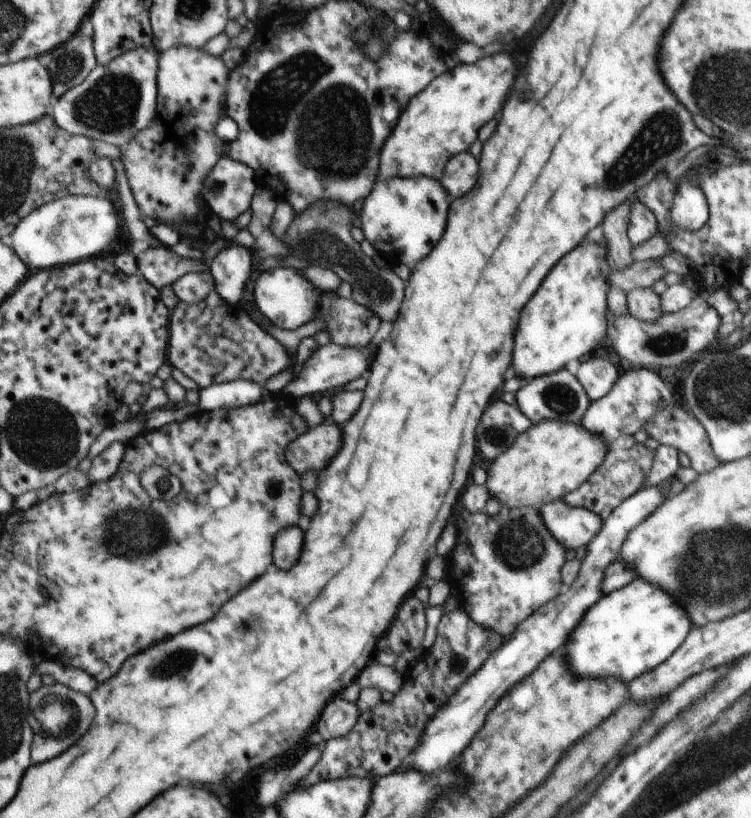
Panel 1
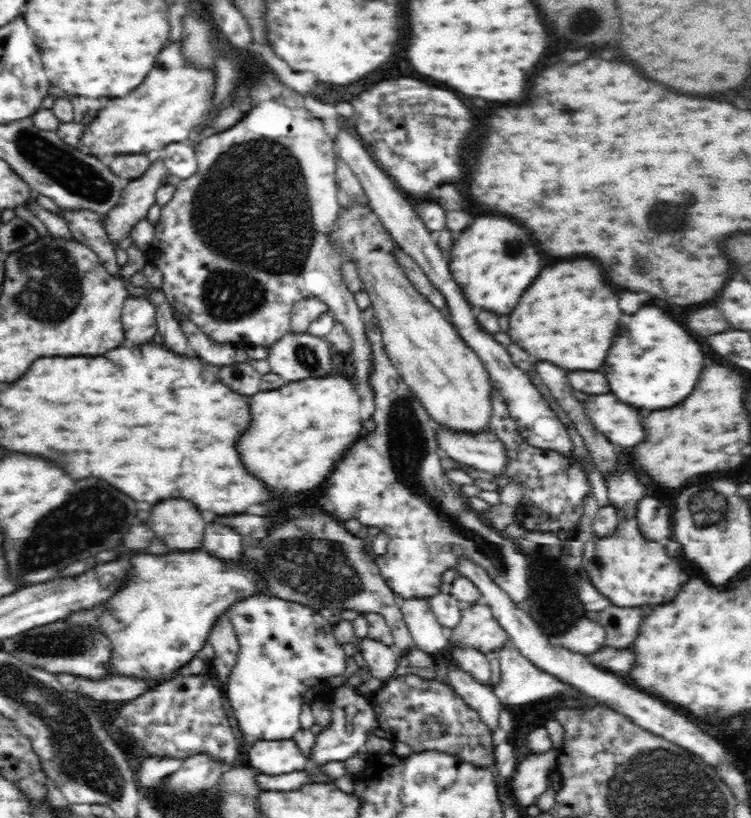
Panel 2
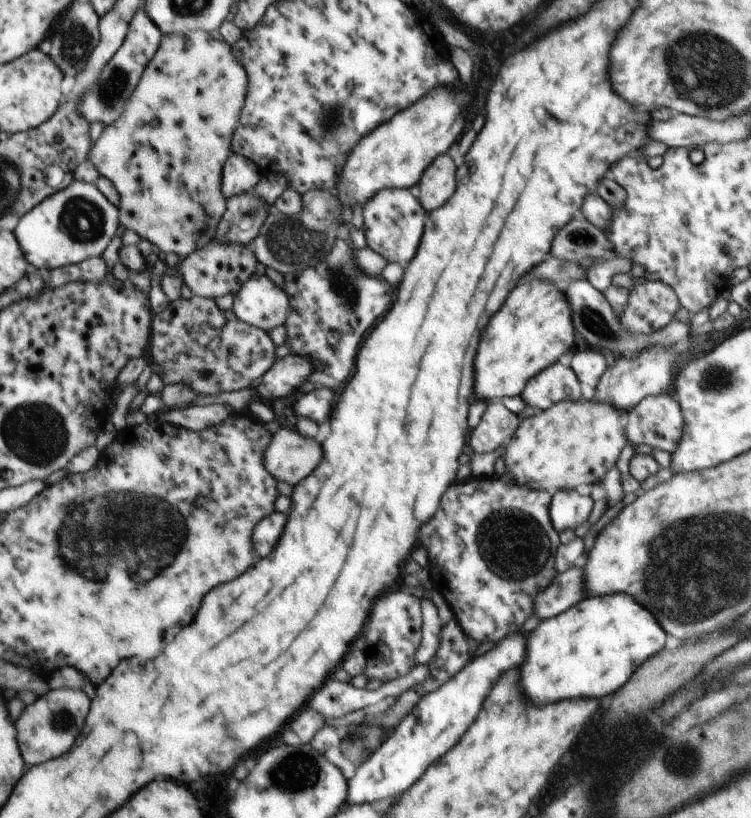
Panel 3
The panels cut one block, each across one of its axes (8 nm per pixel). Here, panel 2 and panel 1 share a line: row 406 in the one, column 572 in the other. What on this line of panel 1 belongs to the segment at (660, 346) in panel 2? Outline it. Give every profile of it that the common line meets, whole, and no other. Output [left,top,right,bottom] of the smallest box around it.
[567,578,693,684]

